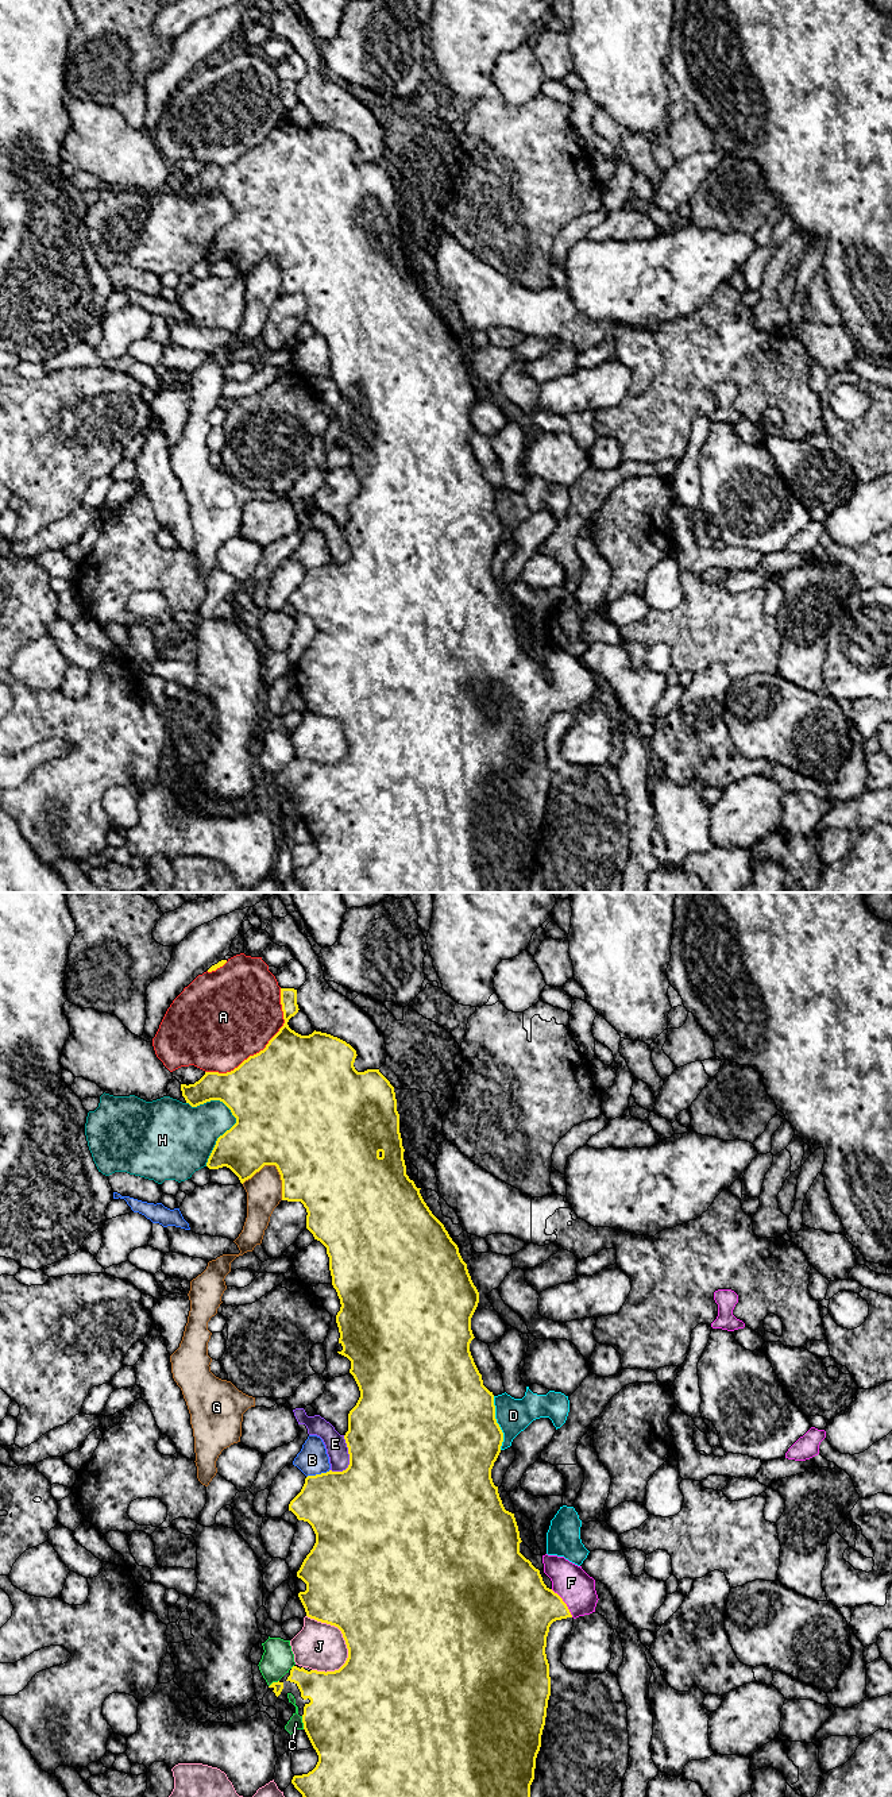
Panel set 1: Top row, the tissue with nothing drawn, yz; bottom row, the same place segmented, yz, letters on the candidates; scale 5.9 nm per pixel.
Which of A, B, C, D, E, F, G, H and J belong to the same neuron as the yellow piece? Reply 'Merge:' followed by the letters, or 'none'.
Merge: F

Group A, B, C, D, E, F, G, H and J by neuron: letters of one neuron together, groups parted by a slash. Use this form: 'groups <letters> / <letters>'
groups A / B / C / D / E / F / G / H / J

